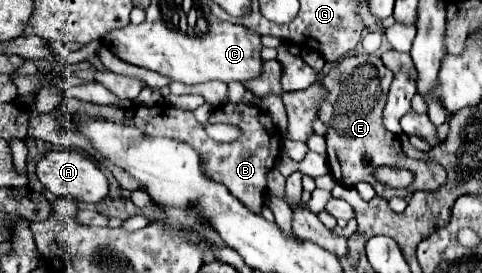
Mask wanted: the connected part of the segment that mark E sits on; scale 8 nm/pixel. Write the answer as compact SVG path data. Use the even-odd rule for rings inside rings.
M362 54L362 56L346 56L344 60L340 60L324 78L322 78L324 86L328 88L328 98L320 104L318 110L318 118L326 124L328 134L326 134L326 144L328 144L328 166L330 166L330 174L336 178L336 182L344 184L344 186L356 186L358 182L368 182L374 190L376 196L390 200L394 196L402 196L406 198L408 194L416 192L416 190L436 190L442 182L444 182L444 170L442 166L438 166L434 160L410 160L400 146L400 140L396 138L396 134L388 132L382 124L382 110L386 104L386 96L388 96L388 88L392 82L392 72L382 64L382 60L378 56L372 54ZM378 166L396 166L396 168L406 168L412 170L416 180L412 186L404 188L404 190L396 190L396 188L386 188L380 182L376 182L374 178L374 170Z

